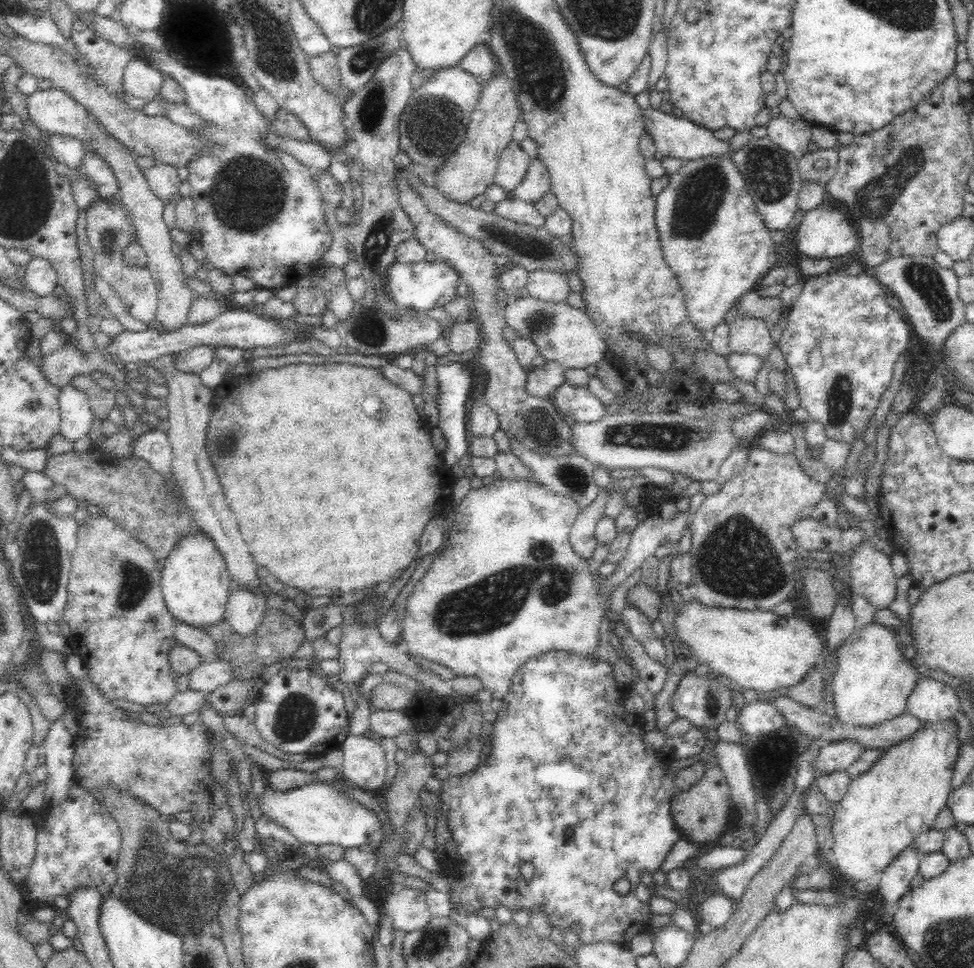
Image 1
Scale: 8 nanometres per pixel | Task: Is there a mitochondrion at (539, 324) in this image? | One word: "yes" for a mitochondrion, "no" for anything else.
yes

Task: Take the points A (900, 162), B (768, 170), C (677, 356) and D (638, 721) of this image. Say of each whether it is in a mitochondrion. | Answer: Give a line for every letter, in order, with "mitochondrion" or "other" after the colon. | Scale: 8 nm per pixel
A: mitochondrion
B: mitochondrion
C: other
D: other

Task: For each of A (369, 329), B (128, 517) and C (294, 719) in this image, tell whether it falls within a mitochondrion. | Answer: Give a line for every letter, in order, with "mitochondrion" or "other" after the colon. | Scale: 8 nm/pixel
A: mitochondrion
B: other
C: mitochondrion

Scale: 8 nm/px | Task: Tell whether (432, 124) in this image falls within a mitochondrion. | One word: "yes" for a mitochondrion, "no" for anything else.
yes

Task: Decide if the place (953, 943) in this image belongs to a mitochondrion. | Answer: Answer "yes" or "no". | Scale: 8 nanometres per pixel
yes

